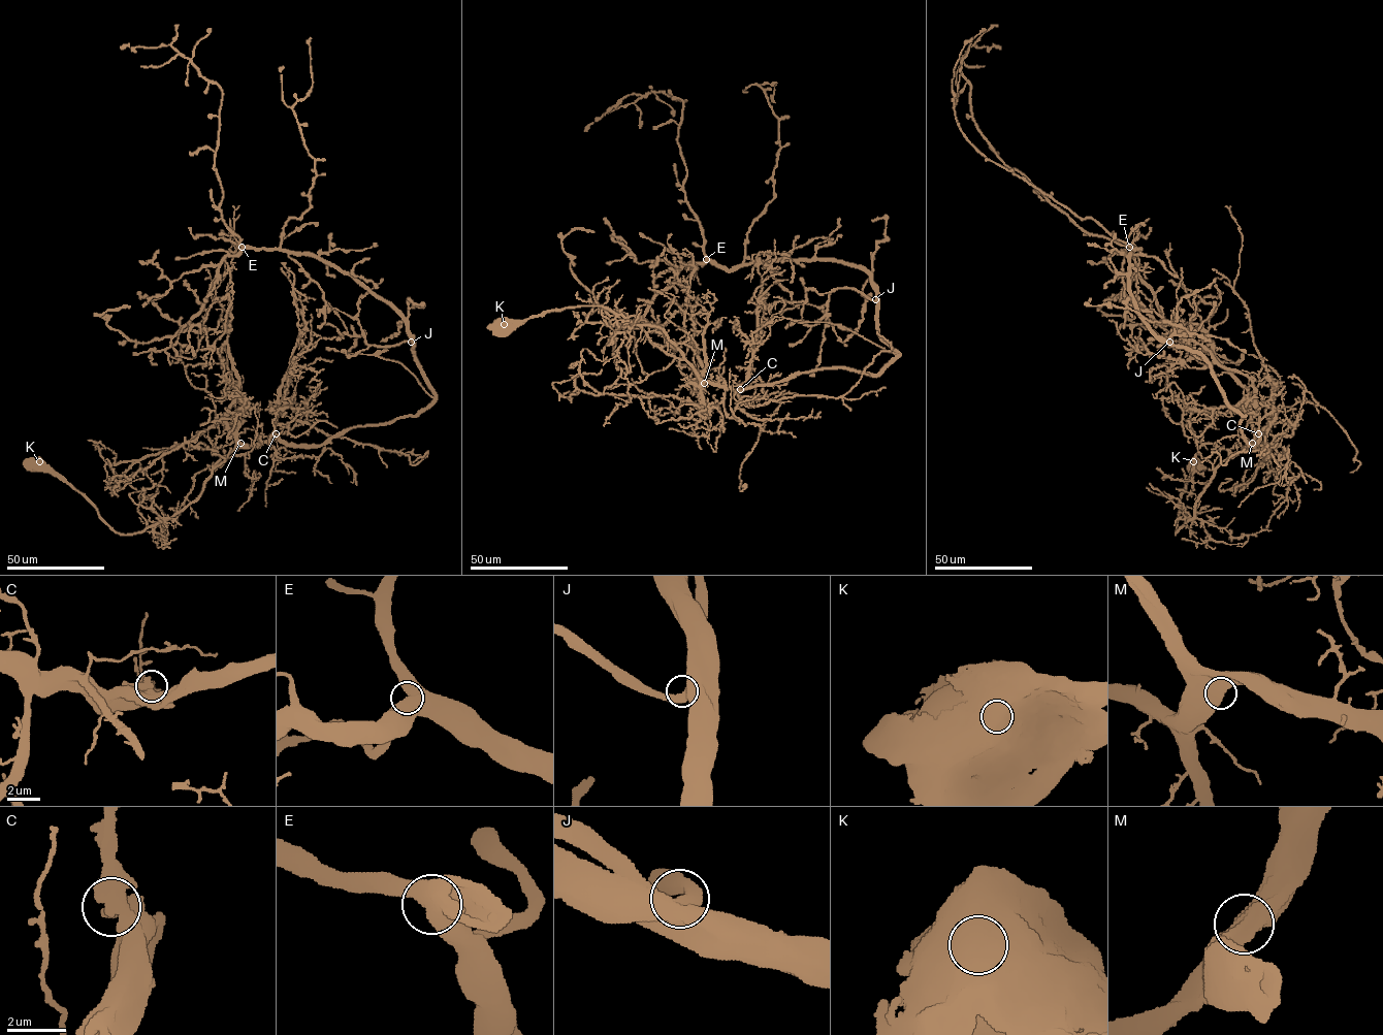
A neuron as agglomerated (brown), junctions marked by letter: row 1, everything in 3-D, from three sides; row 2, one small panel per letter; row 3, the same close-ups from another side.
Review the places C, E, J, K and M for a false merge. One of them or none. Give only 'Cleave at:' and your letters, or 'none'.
Cleave at: none

